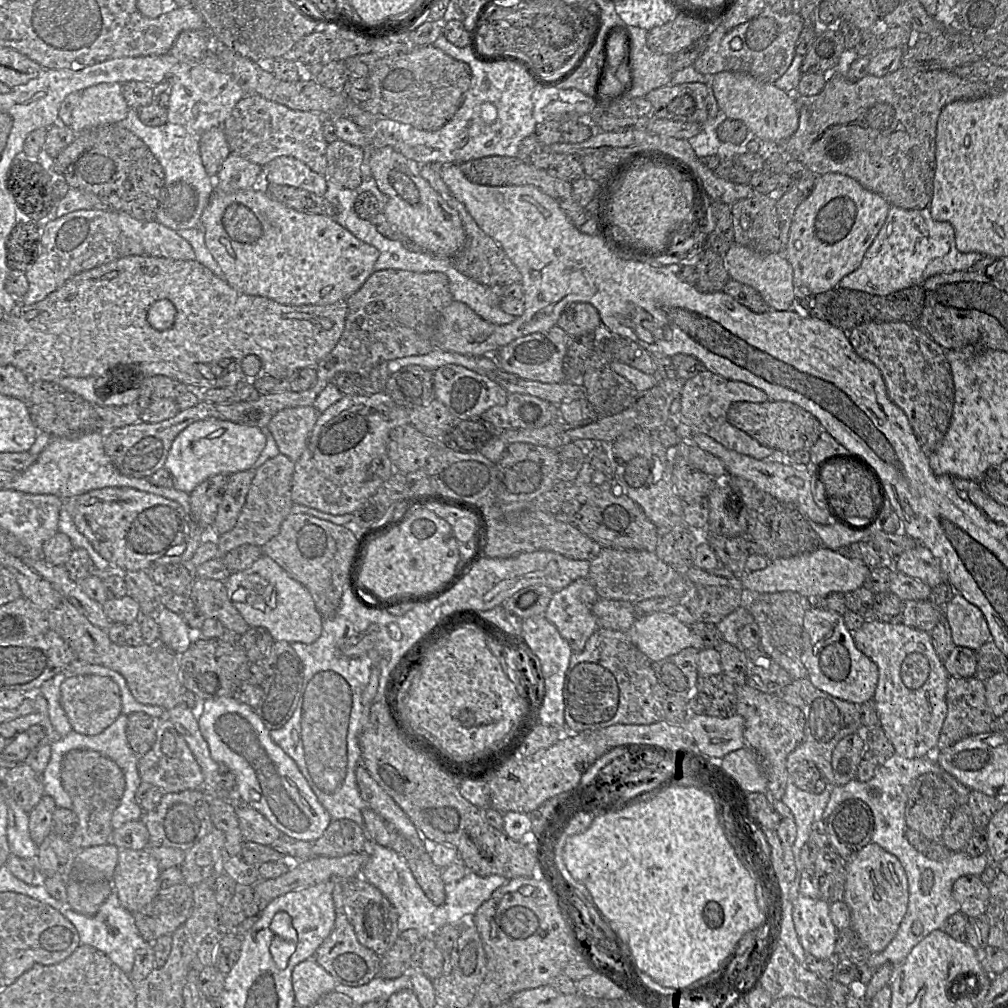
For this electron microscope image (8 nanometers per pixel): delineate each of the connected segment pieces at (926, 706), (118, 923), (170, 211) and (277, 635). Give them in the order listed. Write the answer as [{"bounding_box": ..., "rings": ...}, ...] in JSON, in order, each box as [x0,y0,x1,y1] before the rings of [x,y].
[{"bounding_box":[853,618,950,758],"rings":[[[868,618],[853,635],[856,647],[878,666],[879,680],[872,701],[878,712],[880,726],[895,752],[905,758],[925,757],[934,752],[947,716],[946,694],[950,674],[934,649],[930,633],[904,623],[885,623]]]},{"bounding_box":[63,891,145,976],"rings":[[[114,891],[93,917],[79,914],[67,906],[64,908],[63,912],[65,917],[76,928],[82,946],[90,946],[100,951],[125,974],[130,976],[134,965],[135,952],[144,945],[145,941],[136,927],[133,914],[128,912],[121,905],[118,896]]]},{"bounding_box":[115,107,215,231],"rings":[[[130,107],[127,117],[115,124],[138,136],[149,147],[164,169],[165,185],[161,191],[156,222],[175,231],[200,227],[203,210],[215,190],[215,181],[206,173],[203,166],[199,135],[177,124],[147,126],[139,119],[138,110]]]},{"bounding_box":[225,554,323,644],"rings":[[[262,554],[250,567],[243,571],[232,572],[225,580],[228,597],[250,627],[264,627],[274,641],[310,644],[316,641],[322,632],[323,617],[318,612],[310,592],[292,578],[270,557]]]}]

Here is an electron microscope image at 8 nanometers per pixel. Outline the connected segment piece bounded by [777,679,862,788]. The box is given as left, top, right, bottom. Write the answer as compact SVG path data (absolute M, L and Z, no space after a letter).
M794 679L777 695L785 702L799 708L804 716L804 737L786 760L789 774L801 763L814 763L825 778L827 788L836 786L832 769L832 752L841 739L862 731L858 706L817 689L808 679Z

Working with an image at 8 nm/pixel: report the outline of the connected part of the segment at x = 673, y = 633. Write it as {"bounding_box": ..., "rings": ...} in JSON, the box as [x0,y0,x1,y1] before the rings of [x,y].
{"bounding_box":[626,612,693,662],"rings":[[[671,612],[640,615],[626,633],[652,662],[693,646],[691,627],[679,621]]]}

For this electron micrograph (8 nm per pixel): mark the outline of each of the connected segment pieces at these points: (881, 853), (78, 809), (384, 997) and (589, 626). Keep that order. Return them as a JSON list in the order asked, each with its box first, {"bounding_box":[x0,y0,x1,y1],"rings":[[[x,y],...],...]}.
[{"bounding_box":[843,842,908,953],"rings":[[[870,842],[846,863],[843,901],[850,909],[850,927],[871,953],[881,952],[895,937],[908,906],[908,881],[896,856]]]},{"bounding_box":[61,749,125,851],"rings":[[[74,749],[62,759],[61,780],[72,800],[72,810],[78,817],[77,829],[68,839],[70,845],[77,851],[109,843],[114,830],[112,816],[121,801],[125,787],[121,768],[112,759],[96,751]]]},{"bounding_box":[334,972,410,1007],"rings":[[[410,972],[395,979],[375,977],[367,984],[357,987],[337,984],[334,991],[349,996],[360,1007],[368,1002],[386,1002],[392,994],[409,988]]]},{"bounding_box":[544,577,599,652],"rings":[[[589,577],[579,578],[554,592],[544,616],[555,625],[573,652],[581,652],[588,639],[599,629],[592,606],[598,600]]]}]

